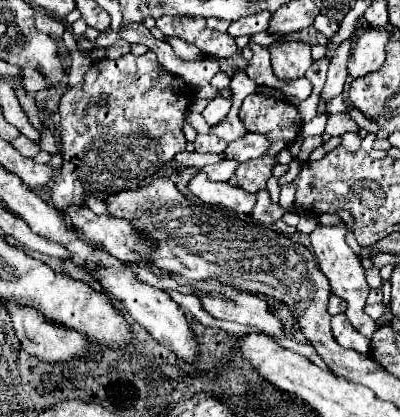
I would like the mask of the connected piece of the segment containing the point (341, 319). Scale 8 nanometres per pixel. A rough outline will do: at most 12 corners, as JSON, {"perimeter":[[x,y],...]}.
{"perimeter":[[344,312],[332,316],[332,334],[344,348],[370,352],[370,340]]}

